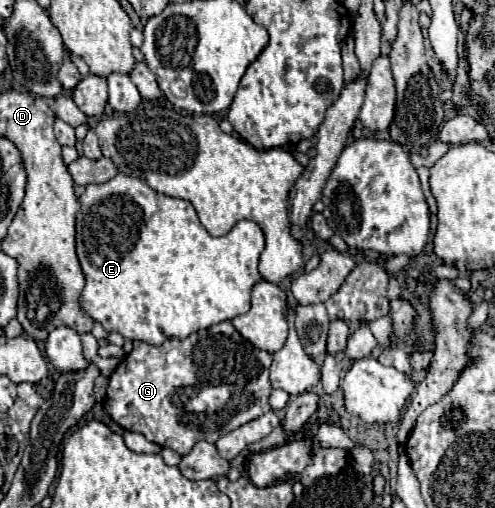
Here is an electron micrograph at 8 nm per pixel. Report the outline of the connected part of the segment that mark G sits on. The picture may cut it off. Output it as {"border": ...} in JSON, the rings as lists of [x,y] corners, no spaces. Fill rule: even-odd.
{"border":[[[219,322],[209,330],[199,330],[185,340],[169,338],[161,346],[145,342],[133,342],[131,354],[127,354],[109,378],[107,398],[103,402],[107,414],[125,430],[143,434],[149,442],[171,448],[181,456],[189,454],[195,442],[217,442],[223,434],[259,418],[269,412],[269,366],[271,354],[255,348],[247,342],[231,322]]]}

